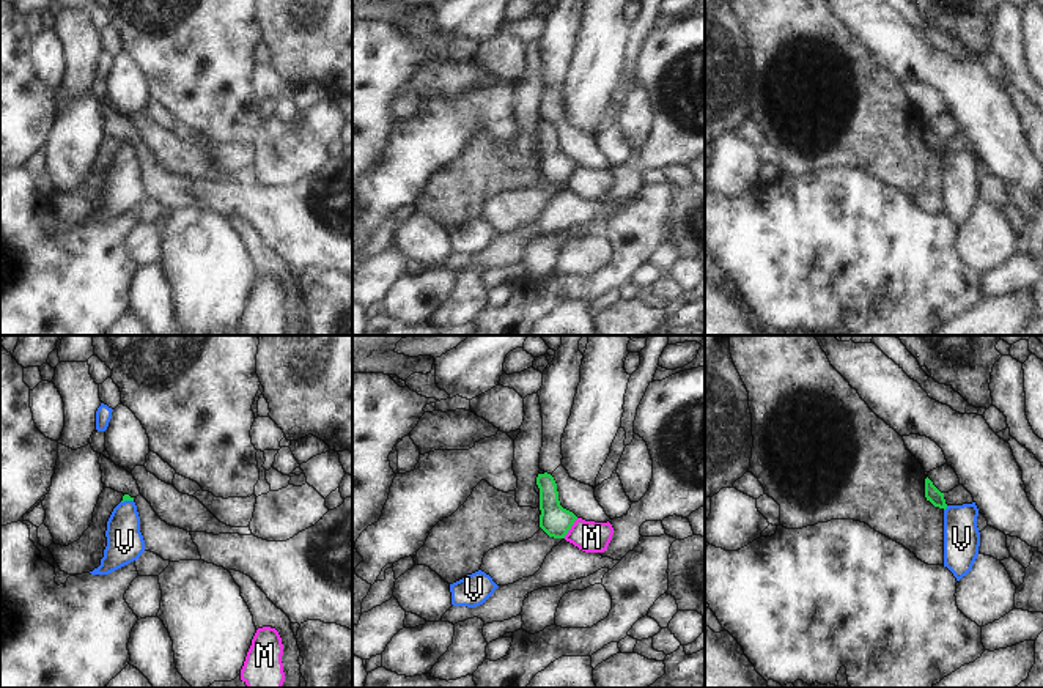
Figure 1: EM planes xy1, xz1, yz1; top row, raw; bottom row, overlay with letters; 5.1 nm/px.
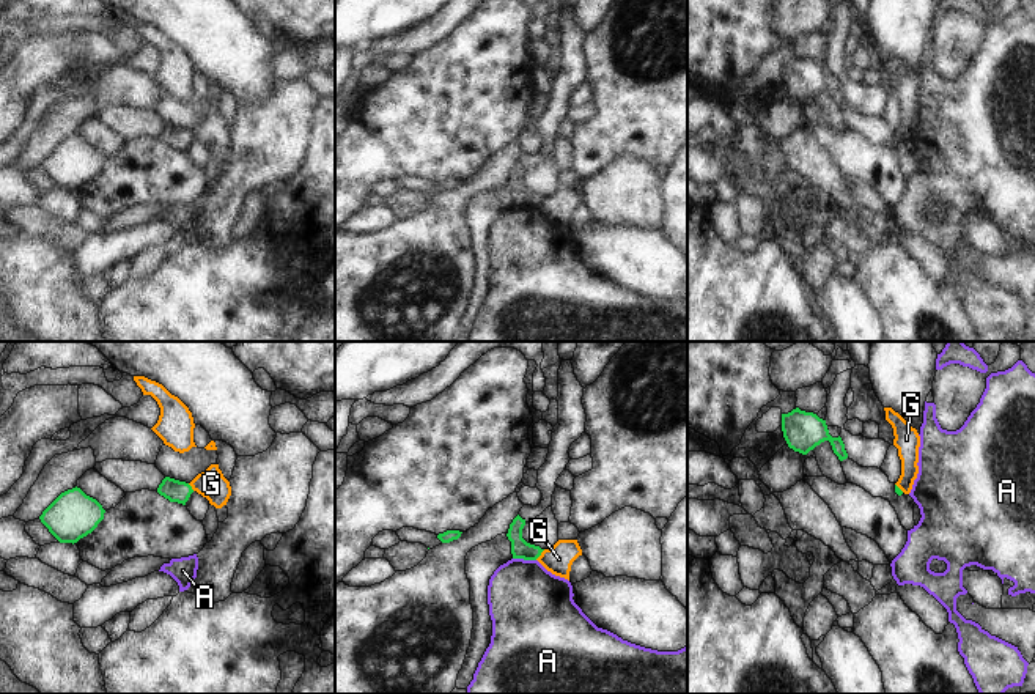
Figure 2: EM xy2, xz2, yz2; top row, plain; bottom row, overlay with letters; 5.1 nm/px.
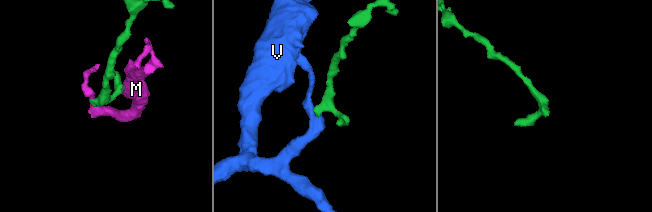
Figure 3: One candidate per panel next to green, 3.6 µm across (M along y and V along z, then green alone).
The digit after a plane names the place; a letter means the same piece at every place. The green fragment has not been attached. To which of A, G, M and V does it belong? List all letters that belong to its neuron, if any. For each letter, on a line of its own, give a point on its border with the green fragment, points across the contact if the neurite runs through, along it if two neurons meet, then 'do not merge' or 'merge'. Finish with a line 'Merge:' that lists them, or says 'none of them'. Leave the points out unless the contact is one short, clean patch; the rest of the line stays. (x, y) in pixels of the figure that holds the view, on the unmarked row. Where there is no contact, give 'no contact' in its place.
A: contact xz2 (524, 206); border xz2 (513, 205), (535, 208); do not merge
G: contact xz2 (540, 202); border xz2 (545, 197), (535, 206); do not merge
M: contact xz1 (570, 175); border xz1 (578, 166), (563, 184); do not merge
V: contact yz1 (946, 155); way yz1 (932, 140), (946, 155), (960, 169), (961, 186); merge
Merge: V

